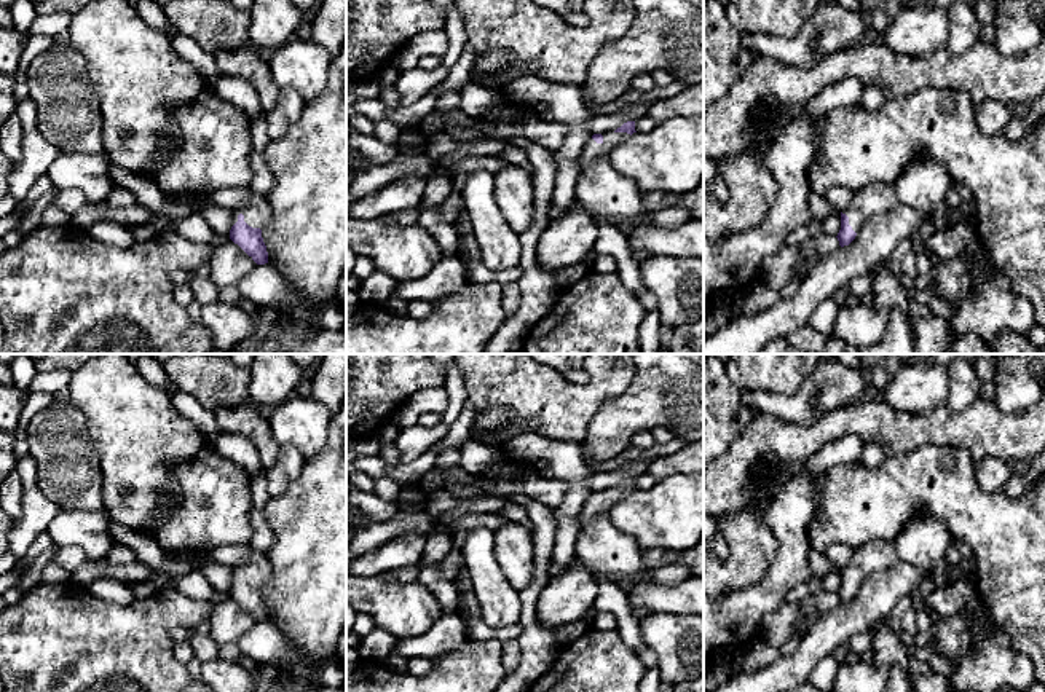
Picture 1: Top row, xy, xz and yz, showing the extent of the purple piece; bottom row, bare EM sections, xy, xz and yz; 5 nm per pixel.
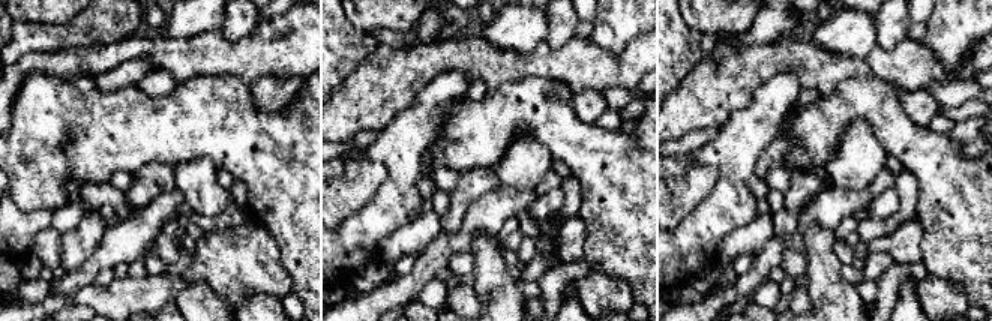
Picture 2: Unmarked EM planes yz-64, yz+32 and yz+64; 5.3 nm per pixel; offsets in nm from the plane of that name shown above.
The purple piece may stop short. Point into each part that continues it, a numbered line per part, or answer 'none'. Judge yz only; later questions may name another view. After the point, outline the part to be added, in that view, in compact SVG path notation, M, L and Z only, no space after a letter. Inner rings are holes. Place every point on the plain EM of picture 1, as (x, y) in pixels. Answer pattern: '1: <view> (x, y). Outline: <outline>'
1: yz (875, 555). Outline: M870 541L854 548L850 561L842 571L849 574L849 582L858 592L868 577L897 561L900 558L892 541Z

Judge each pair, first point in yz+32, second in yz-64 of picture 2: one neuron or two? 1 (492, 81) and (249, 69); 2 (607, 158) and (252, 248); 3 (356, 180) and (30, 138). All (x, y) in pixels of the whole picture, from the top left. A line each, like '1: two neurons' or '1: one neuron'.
1: one neuron
2: two neurons
3: one neuron

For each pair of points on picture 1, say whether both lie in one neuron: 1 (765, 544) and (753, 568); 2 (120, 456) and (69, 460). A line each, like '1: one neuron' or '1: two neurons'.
1: one neuron
2: two neurons

